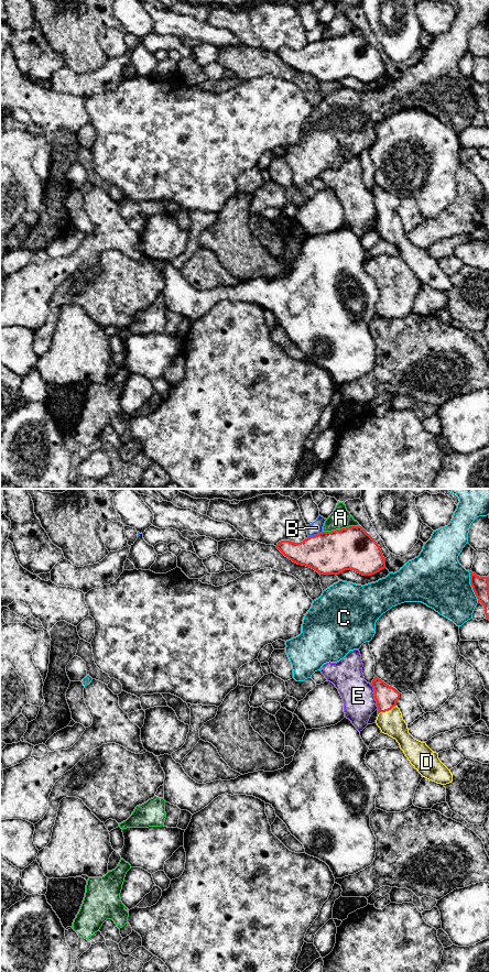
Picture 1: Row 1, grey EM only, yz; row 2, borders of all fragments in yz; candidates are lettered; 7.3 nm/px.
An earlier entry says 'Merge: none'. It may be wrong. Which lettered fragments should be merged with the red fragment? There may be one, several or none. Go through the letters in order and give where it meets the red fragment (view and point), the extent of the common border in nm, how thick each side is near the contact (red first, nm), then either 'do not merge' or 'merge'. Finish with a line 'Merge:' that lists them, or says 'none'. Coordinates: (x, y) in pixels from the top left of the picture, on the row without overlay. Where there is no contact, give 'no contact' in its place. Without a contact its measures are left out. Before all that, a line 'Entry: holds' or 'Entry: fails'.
Entry: fails
A: contact yz (341, 35); length 280 nm; calibres 320 and 150 nm; do not merge
B: contact yz (315, 42); length 110 nm; calibres 320 and 90 nm; do not merge
C: contact yz (471, 93); length 240 nm; calibres 130 and 400 nm; do not merge
D: contact yz (387, 217); length 150 nm; calibres 160 and 180 nm; merge
E: contact yz (375, 203); length 190 nm; calibres 160 and 240 nm; do not merge
Merge: D

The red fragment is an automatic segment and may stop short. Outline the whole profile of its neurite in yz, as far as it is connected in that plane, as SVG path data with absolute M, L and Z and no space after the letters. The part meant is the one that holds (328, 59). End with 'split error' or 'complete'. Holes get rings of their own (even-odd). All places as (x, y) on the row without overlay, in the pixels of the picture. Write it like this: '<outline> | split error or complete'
M361 33L322 39L301 50L281 47L276 55L293 69L309 74L319 81L337 83L345 77L354 77L362 83L371 83L385 75L380 53Z | complete

